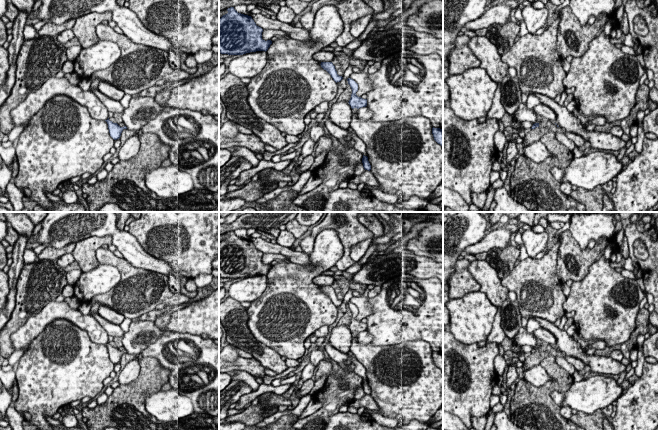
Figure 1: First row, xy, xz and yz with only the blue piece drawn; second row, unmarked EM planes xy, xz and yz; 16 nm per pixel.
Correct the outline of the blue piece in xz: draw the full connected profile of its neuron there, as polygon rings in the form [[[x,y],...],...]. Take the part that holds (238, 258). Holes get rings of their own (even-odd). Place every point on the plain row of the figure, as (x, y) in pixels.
[[[234,231],[219,243],[219,277],[243,279],[256,275],[267,275],[271,264],[263,264],[263,253],[251,240],[238,237]]]

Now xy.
[[[109,342],[107,344],[105,344],[108,348],[108,353],[109,353],[109,357],[110,360],[114,363],[117,364],[120,362],[121,357],[124,353],[127,353],[126,350],[124,351],[120,351],[117,347],[113,347],[112,345],[109,344]]]

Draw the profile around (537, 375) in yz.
[[[541,365],[528,368],[523,372],[523,375],[526,381],[536,387],[540,387],[547,381],[552,380],[552,378],[547,374],[546,370]]]

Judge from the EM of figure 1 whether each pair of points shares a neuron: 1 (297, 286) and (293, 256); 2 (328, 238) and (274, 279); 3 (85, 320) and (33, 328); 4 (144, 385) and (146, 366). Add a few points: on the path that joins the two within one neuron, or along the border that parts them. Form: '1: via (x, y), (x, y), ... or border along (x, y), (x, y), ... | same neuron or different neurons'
1: border along (290, 261), (306, 265), (311, 262) | different neurons
2: via (324, 256), (312, 271), (298, 279), (292, 279) | same neuron
3: via (72, 315), (48, 314), (46, 316) | same neuron
4: via (146, 380), (146, 371) | same neuron

